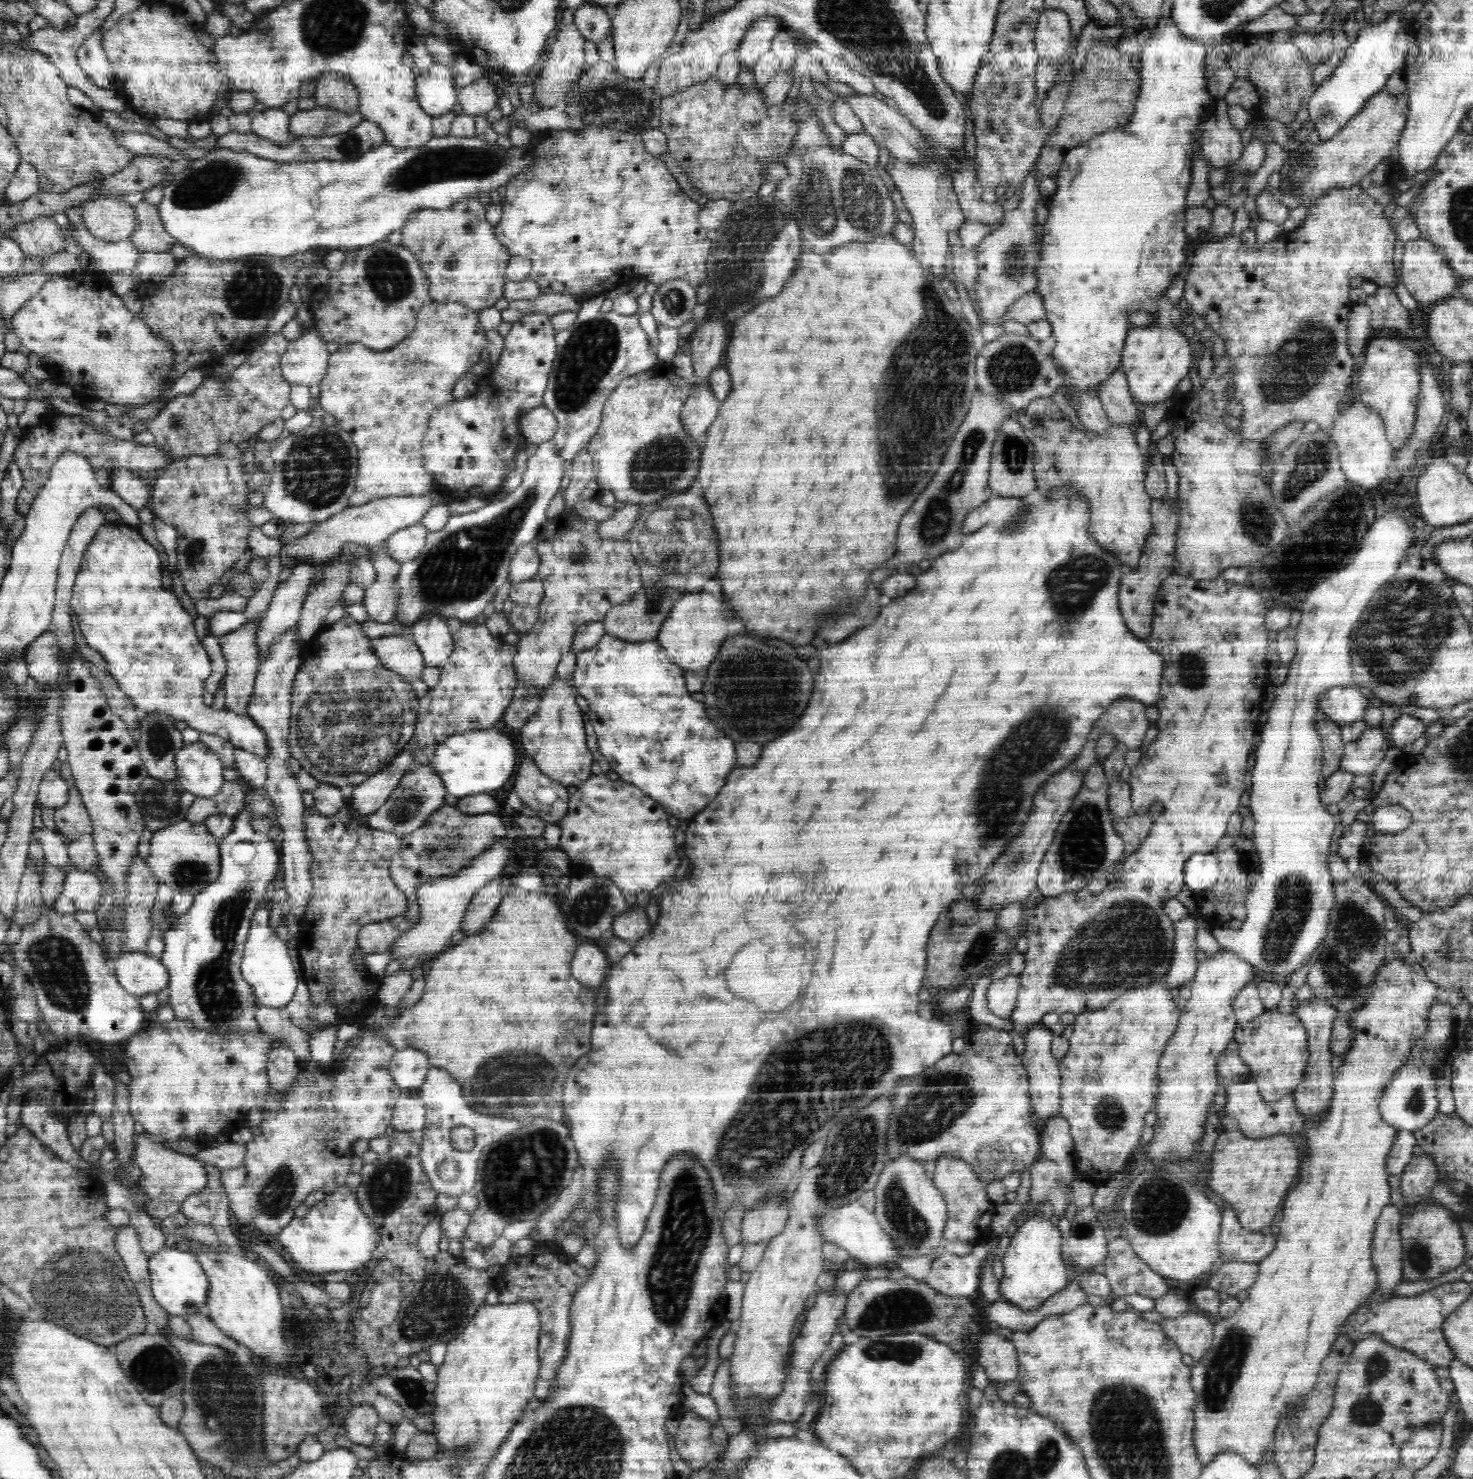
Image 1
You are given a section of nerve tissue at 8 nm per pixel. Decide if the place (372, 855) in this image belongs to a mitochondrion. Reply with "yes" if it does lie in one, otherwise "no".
no

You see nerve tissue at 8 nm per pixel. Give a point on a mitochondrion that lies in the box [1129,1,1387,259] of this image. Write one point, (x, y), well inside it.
(1303, 167)

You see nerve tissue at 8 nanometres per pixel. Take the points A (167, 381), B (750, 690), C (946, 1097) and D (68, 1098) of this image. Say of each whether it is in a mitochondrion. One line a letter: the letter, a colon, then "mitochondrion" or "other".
A: other
B: mitochondrion
C: mitochondrion
D: other

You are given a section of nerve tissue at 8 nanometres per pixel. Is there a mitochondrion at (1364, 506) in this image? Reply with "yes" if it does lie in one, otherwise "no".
no

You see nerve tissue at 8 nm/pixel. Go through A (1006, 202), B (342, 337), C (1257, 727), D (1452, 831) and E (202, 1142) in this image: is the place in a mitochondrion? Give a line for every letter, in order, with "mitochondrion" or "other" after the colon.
A: other
B: other
C: other
D: other
E: other

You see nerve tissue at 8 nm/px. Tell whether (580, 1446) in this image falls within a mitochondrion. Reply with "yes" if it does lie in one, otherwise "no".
yes

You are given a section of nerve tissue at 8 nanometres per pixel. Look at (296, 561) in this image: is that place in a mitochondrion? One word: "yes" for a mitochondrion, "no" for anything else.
no

